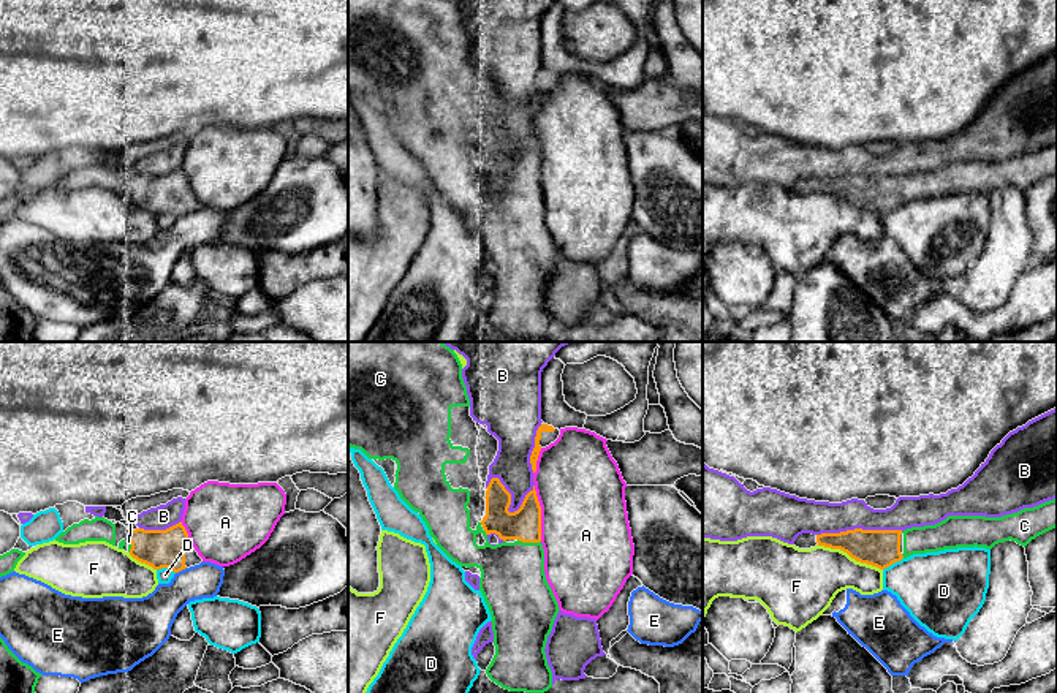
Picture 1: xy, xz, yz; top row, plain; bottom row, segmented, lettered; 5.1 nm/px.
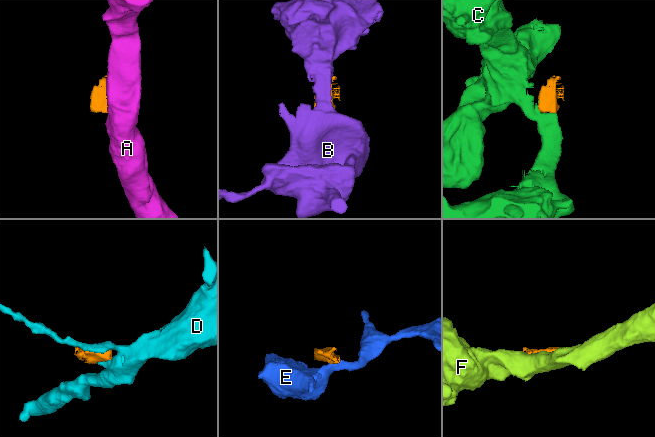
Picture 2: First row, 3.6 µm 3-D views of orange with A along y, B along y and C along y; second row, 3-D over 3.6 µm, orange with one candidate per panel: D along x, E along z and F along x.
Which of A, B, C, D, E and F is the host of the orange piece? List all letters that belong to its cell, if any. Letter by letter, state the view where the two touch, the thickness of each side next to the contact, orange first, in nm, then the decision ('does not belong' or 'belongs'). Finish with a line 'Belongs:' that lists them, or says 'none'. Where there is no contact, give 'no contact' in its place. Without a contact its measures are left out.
A: meets orange in xz; 160 nm thick on the orange side, 440 nm on the other; does not belong
B: meets orange in yz; 190 nm thick on the orange side, 170 nm on the other; does not belong
C: meets orange in xz; 160 nm thick on the orange side, 340 nm on the other; belongs
D: meets orange in yz; 190 nm thick on the orange side, 360 nm on the other; does not belong
E: meets orange in xy; 190 nm thick on the orange side, 200 nm on the other; does not belong
F: meets orange in yz; 190 nm thick on the orange side, 320 nm on the other; does not belong
Belongs: C

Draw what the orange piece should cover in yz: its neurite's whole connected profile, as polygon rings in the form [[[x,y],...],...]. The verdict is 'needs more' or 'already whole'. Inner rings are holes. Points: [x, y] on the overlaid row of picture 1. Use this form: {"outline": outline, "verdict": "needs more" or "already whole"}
{"outline": [[[1057,498],[1002,517],[948,516],[935,525],[907,530],[847,530],[816,535],[818,546],[840,549],[851,559],[885,570],[913,554],[957,547],[992,549],[1016,541],[1027,546],[1036,536],[1057,527]]], "verdict": "needs more"}

